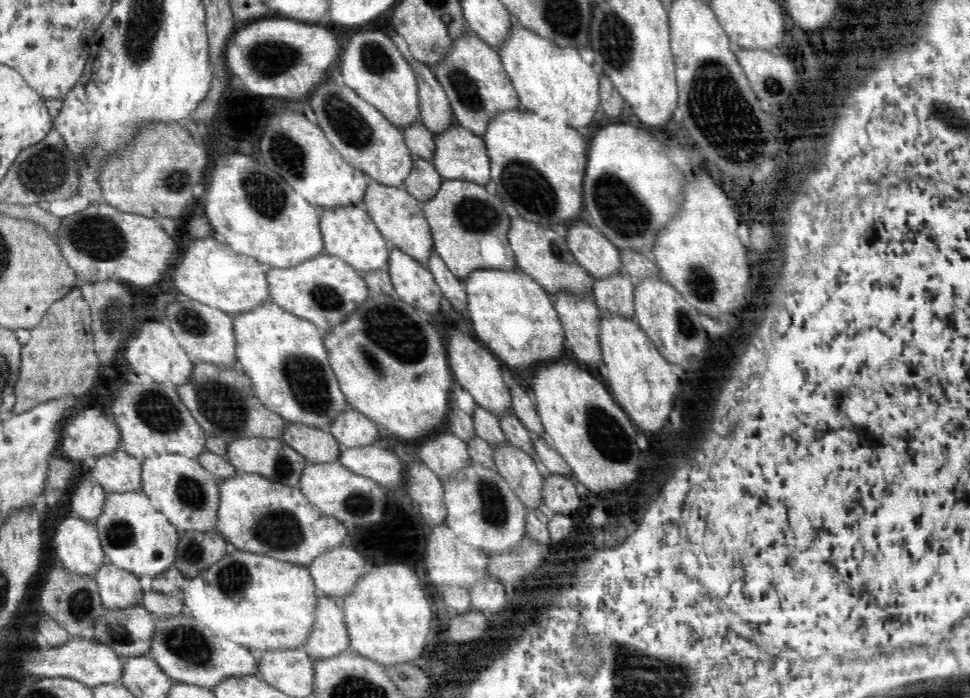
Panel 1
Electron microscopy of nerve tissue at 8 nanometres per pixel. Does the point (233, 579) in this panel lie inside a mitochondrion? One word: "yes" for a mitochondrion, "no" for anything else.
yes

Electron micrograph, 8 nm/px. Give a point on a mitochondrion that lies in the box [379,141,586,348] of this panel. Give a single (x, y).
(532, 191)

